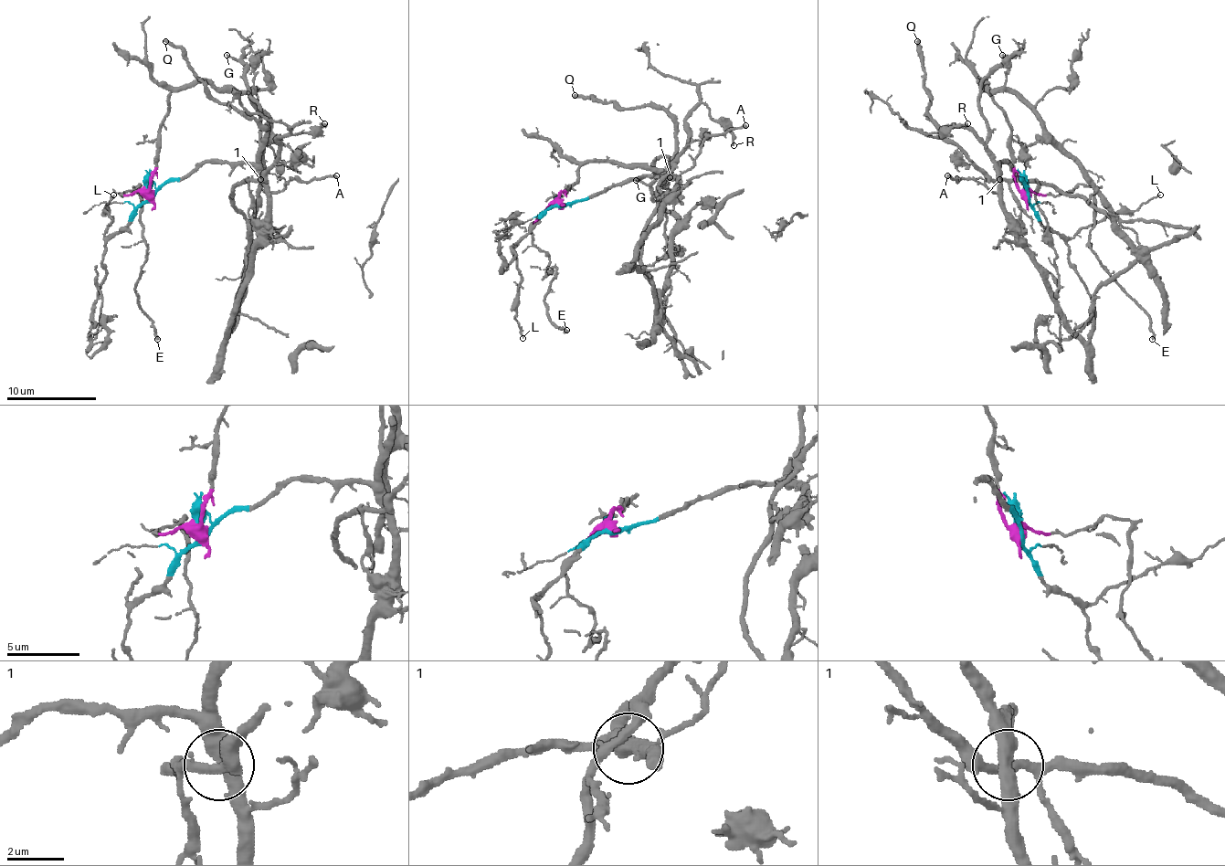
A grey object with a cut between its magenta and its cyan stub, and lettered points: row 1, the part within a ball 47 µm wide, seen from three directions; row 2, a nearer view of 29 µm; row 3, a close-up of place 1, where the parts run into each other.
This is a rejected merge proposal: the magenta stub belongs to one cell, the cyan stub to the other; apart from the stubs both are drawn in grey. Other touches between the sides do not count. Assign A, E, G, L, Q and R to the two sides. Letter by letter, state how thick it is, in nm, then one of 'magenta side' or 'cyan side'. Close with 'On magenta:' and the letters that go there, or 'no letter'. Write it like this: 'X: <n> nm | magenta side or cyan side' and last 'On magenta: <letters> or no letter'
A: 220 nm | cyan side
E: 240 nm | magenta side
G: 170 nm | cyan side
L: 130 nm | cyan side
Q: 280 nm | cyan side
R: 180 nm | magenta side
On magenta: E, R

